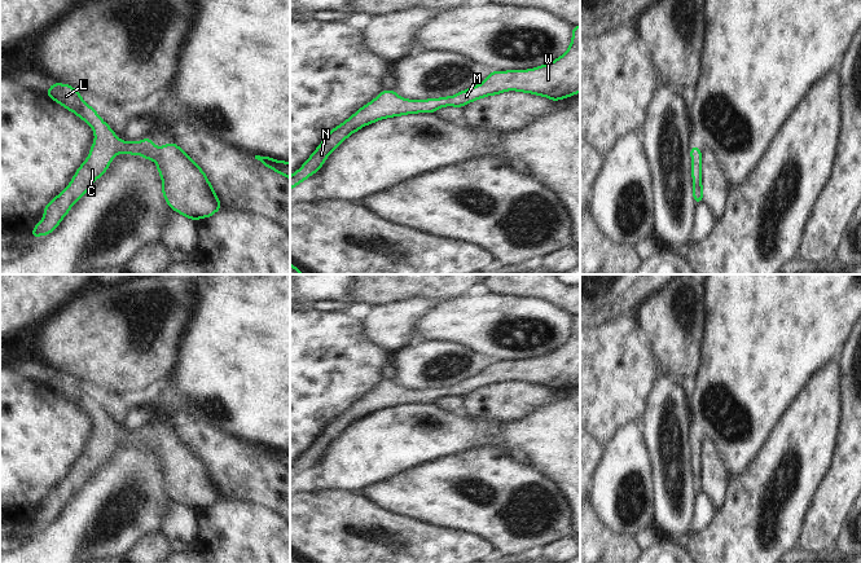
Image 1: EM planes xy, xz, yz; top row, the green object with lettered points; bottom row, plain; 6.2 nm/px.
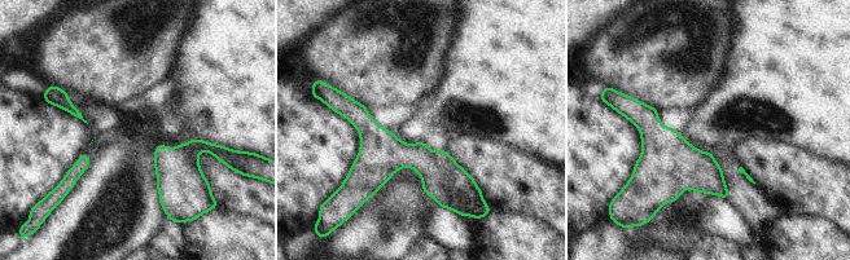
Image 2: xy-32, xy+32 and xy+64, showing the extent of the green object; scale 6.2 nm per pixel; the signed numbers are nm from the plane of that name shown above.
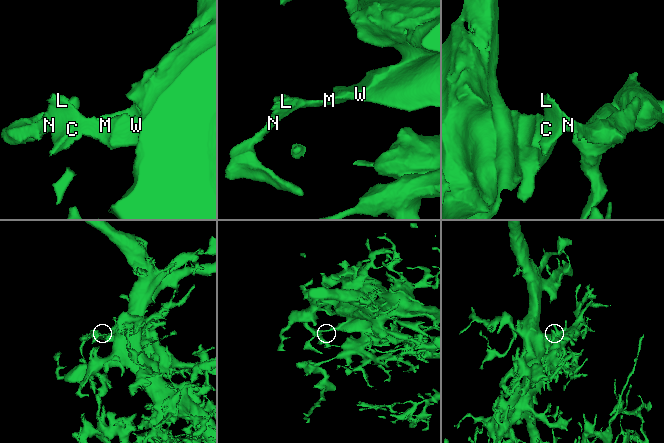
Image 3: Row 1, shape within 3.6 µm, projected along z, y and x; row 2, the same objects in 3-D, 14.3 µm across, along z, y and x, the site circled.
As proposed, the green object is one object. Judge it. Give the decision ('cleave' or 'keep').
keep

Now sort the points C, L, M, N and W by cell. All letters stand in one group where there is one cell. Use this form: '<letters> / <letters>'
C L M N W

